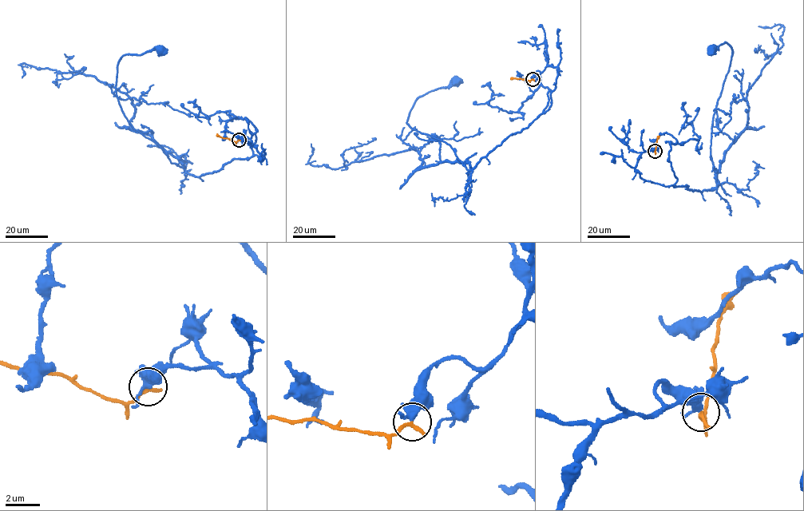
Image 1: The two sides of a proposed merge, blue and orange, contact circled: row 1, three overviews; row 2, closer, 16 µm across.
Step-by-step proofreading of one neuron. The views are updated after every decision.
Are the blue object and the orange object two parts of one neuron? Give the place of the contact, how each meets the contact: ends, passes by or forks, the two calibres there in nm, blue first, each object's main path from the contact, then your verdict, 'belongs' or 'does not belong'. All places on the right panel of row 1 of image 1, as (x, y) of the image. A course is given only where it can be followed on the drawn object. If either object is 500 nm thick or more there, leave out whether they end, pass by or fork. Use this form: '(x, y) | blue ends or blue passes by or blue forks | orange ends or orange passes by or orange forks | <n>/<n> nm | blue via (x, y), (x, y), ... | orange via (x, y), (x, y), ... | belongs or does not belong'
(655, 151) | blue passes by | orange ends | 320/240 nm | blue via (655, 151), (635, 167), (642, 179), (702, 192), (719, 184), (713, 115), (732, 49), (710, 49) | orange via (655, 151), (659, 136) | does not belong

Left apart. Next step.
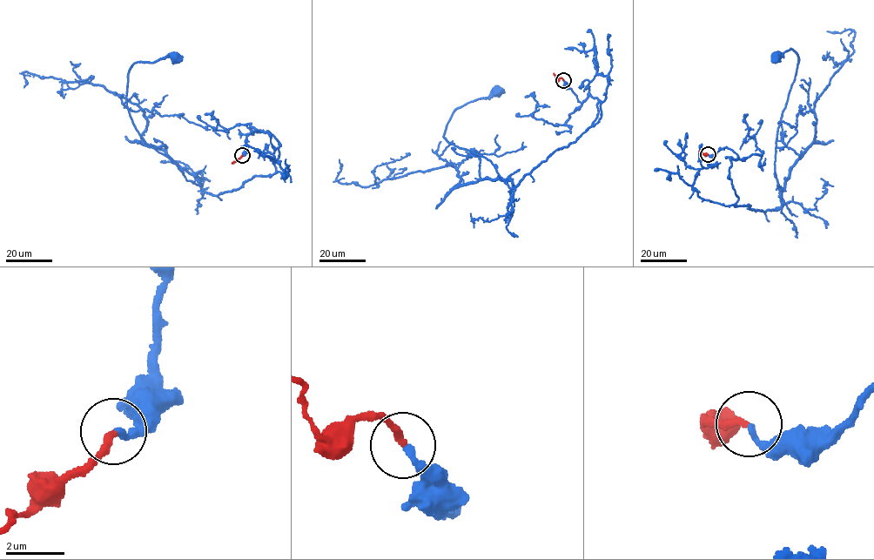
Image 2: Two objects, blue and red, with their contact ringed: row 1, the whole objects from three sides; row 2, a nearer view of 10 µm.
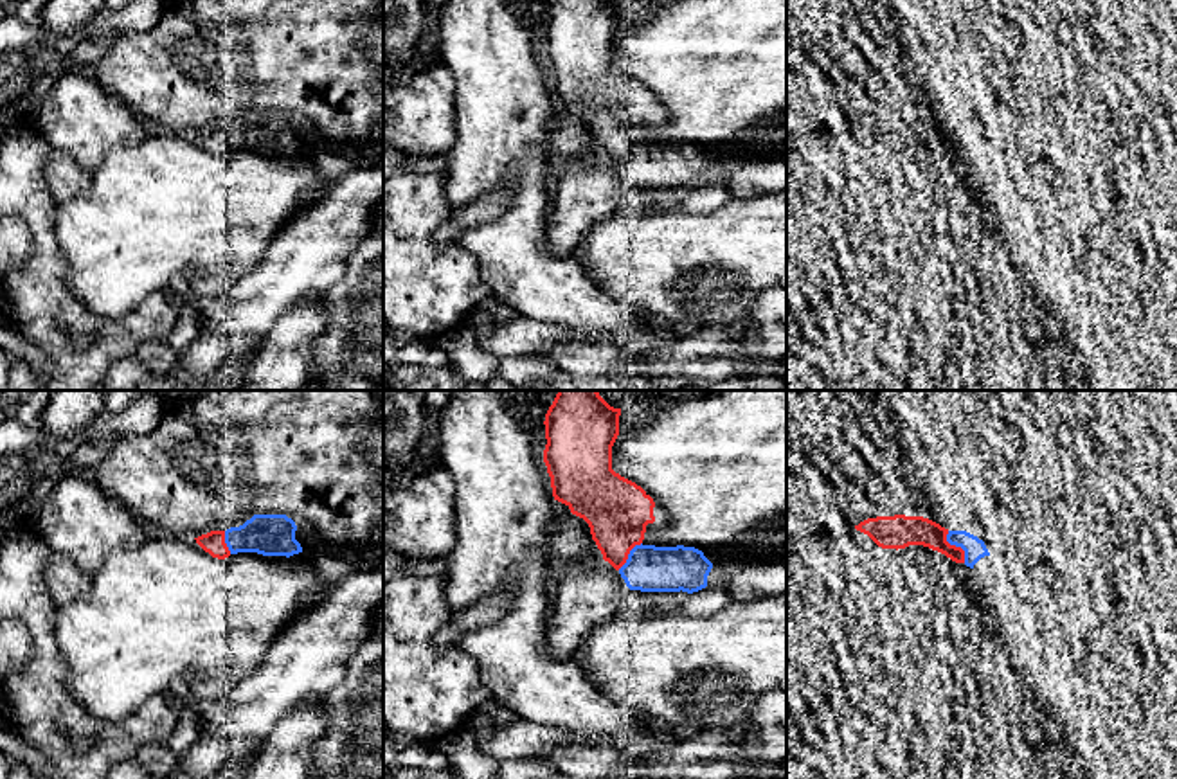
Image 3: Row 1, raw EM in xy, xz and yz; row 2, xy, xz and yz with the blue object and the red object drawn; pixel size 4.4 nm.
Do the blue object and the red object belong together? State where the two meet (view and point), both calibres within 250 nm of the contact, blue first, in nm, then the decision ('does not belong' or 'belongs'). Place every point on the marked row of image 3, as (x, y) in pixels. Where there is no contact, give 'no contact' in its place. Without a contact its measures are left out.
yz (956, 546) | 100/140 nm | belongs

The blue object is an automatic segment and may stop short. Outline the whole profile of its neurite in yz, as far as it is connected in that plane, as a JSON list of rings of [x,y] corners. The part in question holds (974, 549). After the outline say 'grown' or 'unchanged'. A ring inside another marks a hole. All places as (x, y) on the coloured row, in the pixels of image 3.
[[[876,516],[860,522],[855,529],[867,534],[882,549],[898,551],[909,545],[923,545],[970,569],[981,558],[990,556],[984,542],[977,536],[966,531],[948,531],[923,516]]]; grown

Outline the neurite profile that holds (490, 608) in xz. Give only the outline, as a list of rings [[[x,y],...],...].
[[[509,579],[493,595],[472,604],[463,613],[452,613],[450,621],[434,637],[436,646],[443,651],[457,651],[464,631],[481,628],[497,621],[511,606],[511,595],[517,592],[518,581]]]

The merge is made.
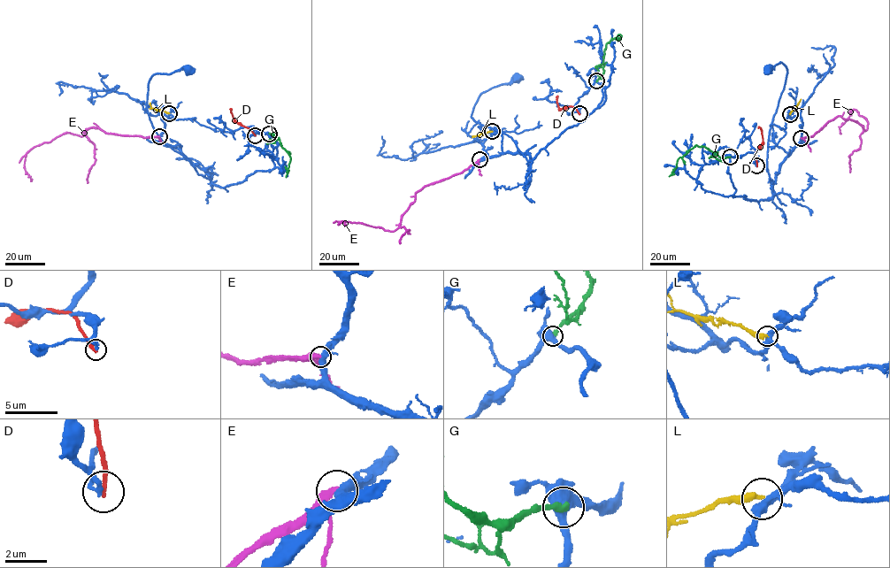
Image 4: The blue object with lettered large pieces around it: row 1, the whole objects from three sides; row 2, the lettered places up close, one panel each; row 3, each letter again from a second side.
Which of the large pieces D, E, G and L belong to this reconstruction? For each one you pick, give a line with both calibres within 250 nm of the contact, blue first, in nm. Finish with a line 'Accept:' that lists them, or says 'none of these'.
Accept: none of these

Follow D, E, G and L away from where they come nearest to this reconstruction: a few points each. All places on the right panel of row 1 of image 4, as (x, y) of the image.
D: (756, 166), (755, 155), (763, 141), (762, 130), (758, 126)
E: (801, 138), (813, 135), (839, 116), (856, 122), (865, 130), (866, 118), (852, 110), (839, 128), (841, 134)
G: (729, 157), (720, 157), (706, 148), (694, 146), (679, 157), (672, 173), (669, 176)
L: (790, 114), (801, 99)

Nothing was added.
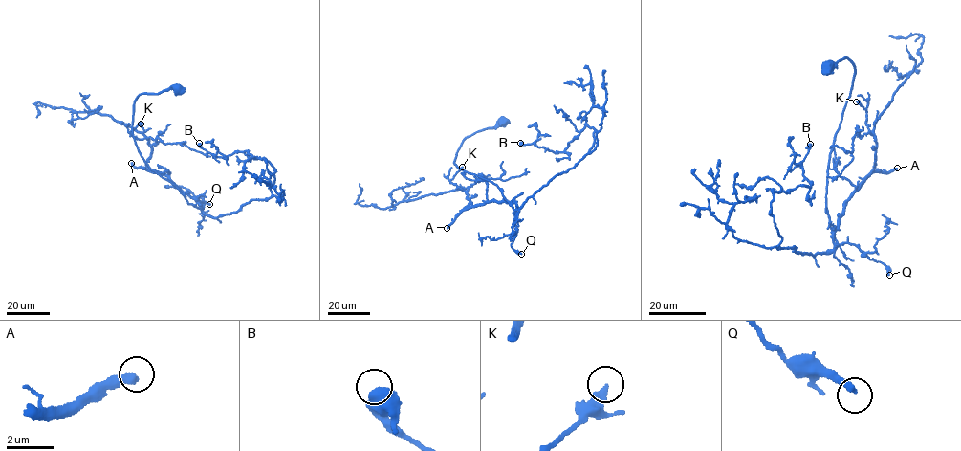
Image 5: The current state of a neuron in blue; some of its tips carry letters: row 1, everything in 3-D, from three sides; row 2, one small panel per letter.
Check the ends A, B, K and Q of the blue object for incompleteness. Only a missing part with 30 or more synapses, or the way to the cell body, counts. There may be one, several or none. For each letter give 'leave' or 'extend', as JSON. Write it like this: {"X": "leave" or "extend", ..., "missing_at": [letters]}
{"A": "extend", "B": "leave", "K": "leave", "Q": "leave", "missing_at": ["A"]}

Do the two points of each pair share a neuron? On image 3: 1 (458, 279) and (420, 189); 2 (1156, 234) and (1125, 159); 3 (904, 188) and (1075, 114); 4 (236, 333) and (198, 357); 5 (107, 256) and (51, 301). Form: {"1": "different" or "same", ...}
{"1": "same", "2": "same", "3": "different", "4": "same", "5": "different"}

